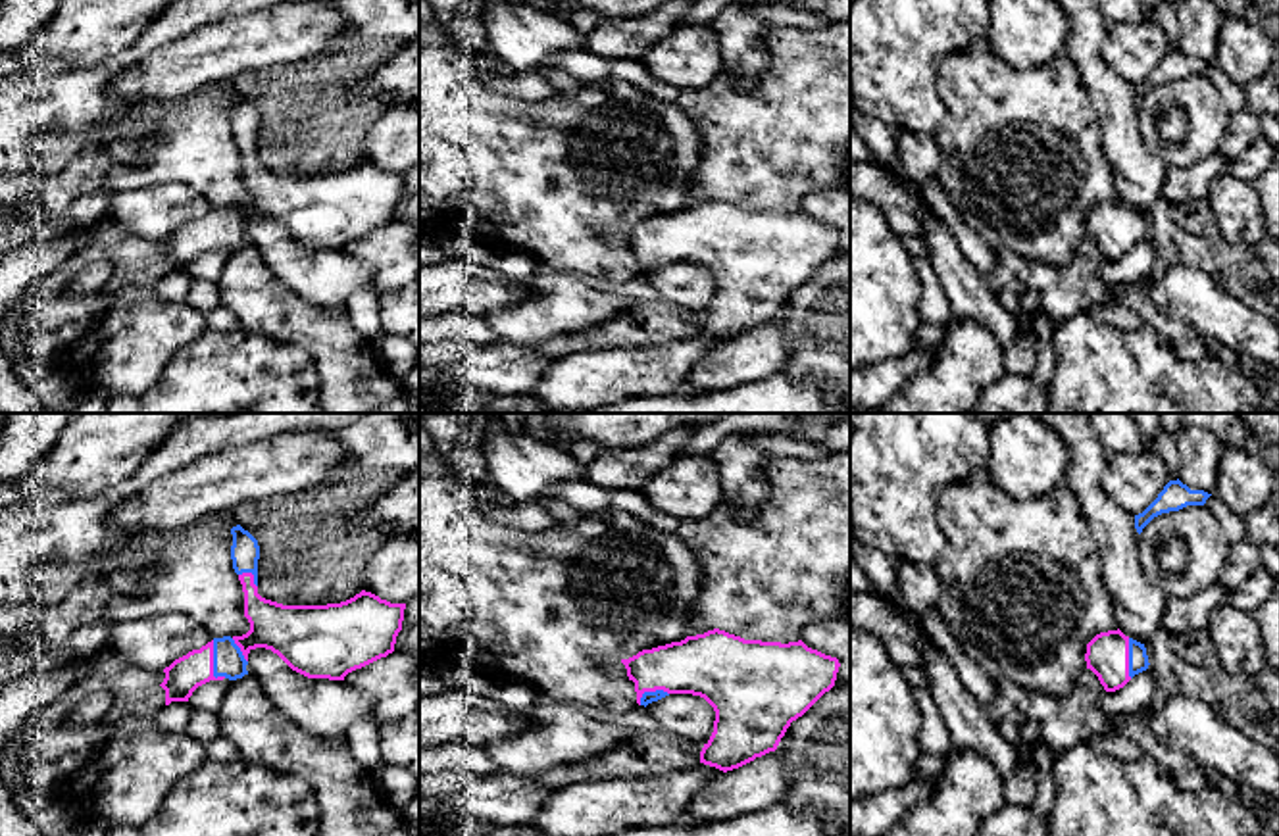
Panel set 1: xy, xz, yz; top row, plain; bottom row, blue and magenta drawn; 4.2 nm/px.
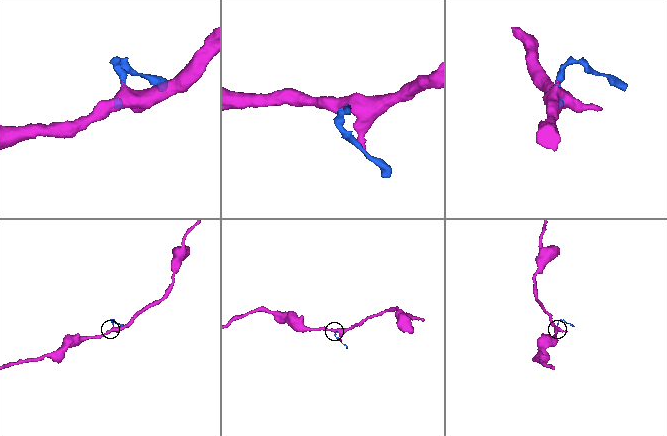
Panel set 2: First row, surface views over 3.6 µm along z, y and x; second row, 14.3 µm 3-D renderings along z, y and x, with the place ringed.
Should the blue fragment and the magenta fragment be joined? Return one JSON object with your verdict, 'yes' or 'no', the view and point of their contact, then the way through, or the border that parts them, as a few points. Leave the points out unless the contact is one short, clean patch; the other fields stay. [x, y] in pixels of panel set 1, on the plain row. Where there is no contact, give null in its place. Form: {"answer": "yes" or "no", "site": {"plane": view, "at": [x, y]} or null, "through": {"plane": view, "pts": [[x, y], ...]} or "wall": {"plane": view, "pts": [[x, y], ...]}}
{"answer": "yes", "site": {"plane": "xy", "at": [214, 233]}}

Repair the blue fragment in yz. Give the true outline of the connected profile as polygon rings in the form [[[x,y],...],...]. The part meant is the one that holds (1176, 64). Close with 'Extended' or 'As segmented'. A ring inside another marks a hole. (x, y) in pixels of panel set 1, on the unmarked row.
[[[1179,48],[1169,50],[1158,67],[1142,83],[1135,85],[1135,98],[1141,104],[1154,86],[1179,81],[1187,75],[1204,75],[1210,65],[1204,60],[1191,60]]]. As segmented

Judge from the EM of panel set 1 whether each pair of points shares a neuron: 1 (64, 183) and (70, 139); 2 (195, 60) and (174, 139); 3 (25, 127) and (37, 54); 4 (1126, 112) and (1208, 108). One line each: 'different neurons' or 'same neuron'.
1: different neurons
2: different neurons
3: different neurons
4: different neurons

